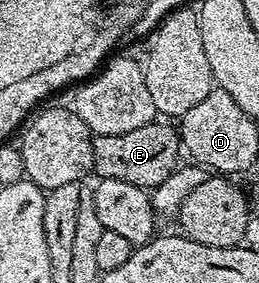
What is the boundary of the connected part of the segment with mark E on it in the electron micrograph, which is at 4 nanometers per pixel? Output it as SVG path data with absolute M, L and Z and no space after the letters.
M148 121L128 133L119 135L94 135L89 144L88 159L94 162L98 179L115 179L137 187L153 189L162 184L178 166L180 140L177 130L164 121Z

